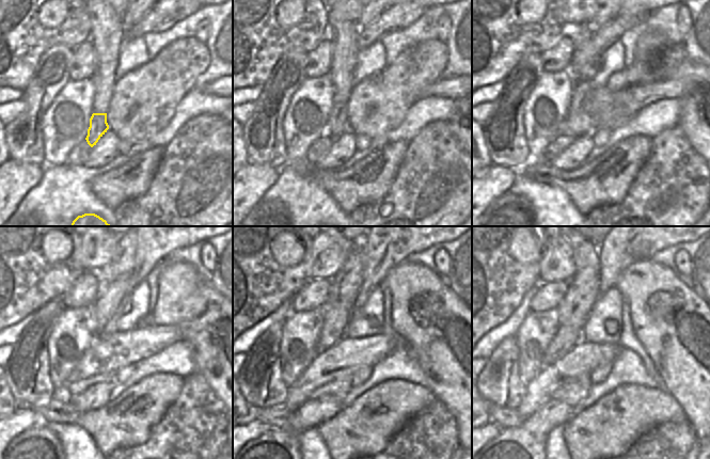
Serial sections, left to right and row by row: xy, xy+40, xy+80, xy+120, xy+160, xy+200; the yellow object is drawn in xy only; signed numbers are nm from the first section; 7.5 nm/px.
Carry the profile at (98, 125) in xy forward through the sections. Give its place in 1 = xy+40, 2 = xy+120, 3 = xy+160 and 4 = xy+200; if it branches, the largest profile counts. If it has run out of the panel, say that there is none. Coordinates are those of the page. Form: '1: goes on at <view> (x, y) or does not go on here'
1: goes on at xy+40 (337, 124)
2: goes on at xy+120 (153, 248)
3: goes on at xy+160 (382, 248)
4: goes on at xy+200 (620, 248)

